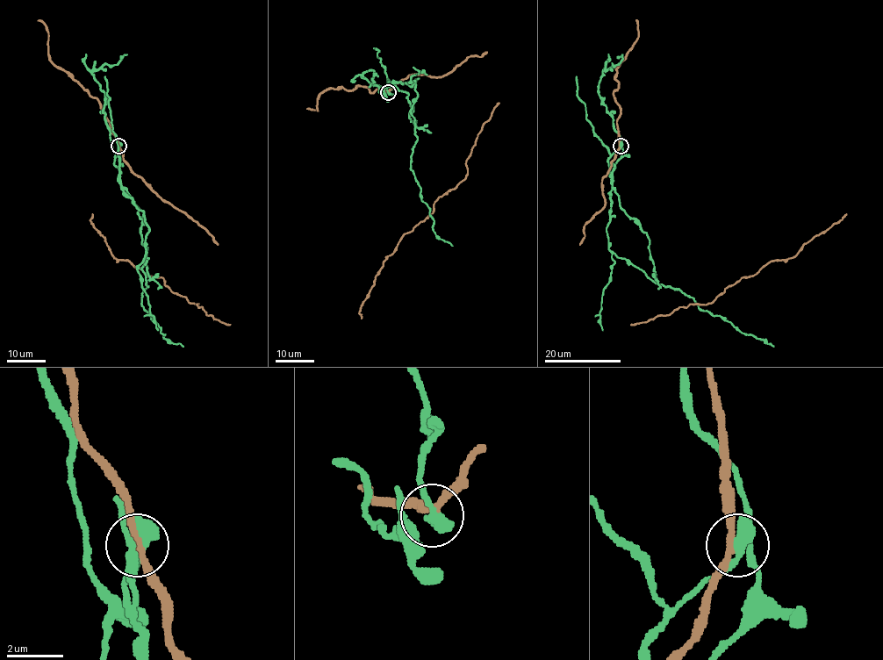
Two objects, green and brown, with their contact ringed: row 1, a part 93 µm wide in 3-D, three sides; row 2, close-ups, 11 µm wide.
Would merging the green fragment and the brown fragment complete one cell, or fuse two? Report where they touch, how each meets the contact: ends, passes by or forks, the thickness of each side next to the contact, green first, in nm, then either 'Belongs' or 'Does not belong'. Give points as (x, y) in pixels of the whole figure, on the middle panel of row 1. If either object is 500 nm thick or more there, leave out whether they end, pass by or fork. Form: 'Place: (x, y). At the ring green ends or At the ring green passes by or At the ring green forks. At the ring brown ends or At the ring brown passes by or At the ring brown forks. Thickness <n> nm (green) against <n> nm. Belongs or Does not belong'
Place: (388, 92). Thickness 600 nm (green) against 240 nm. Does not belong

